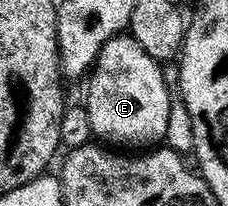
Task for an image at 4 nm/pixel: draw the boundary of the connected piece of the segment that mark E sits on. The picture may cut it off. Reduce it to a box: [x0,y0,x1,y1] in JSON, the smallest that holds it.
[85,35,171,147]

